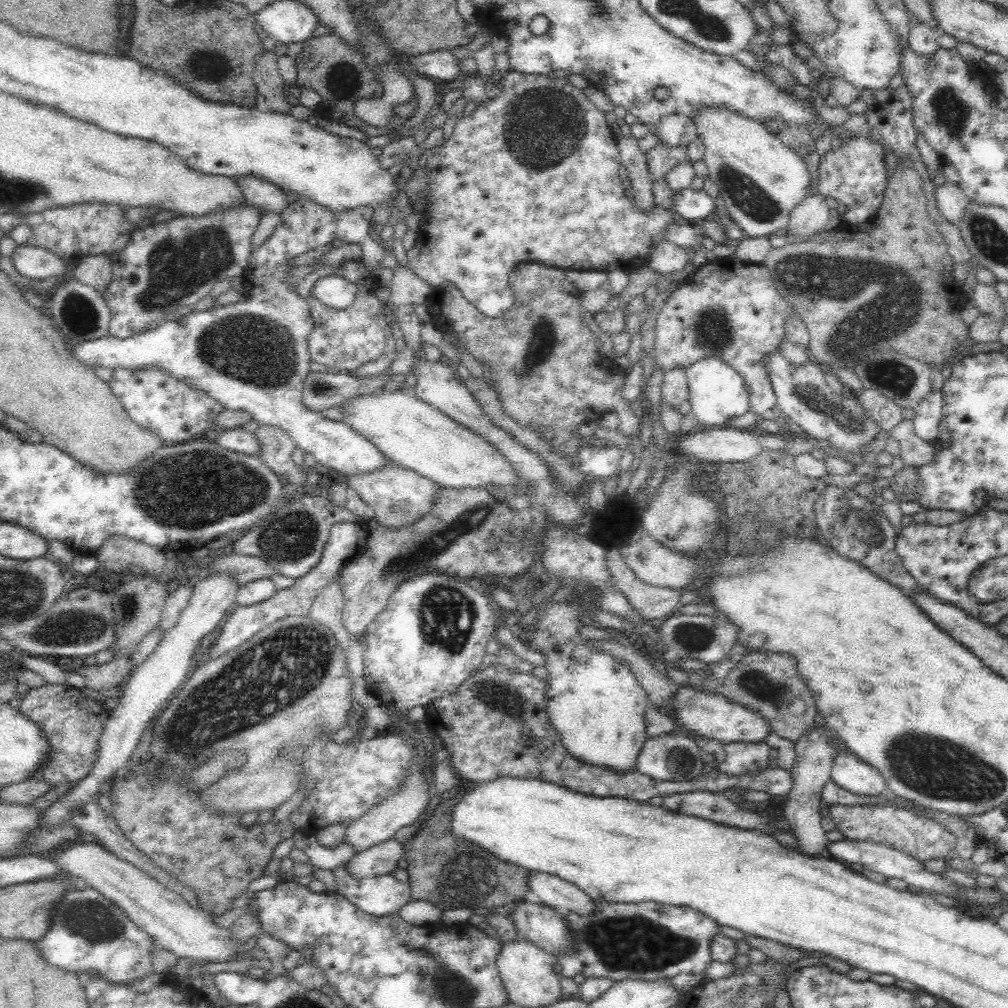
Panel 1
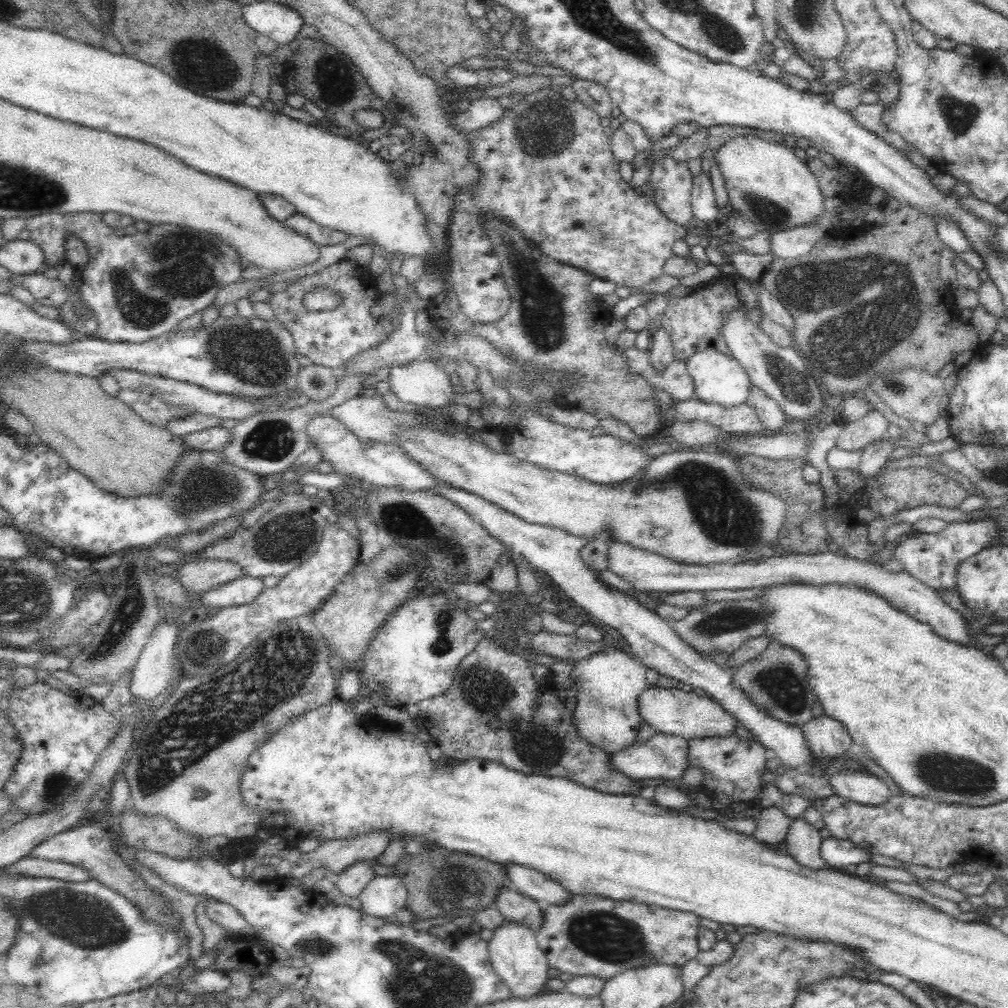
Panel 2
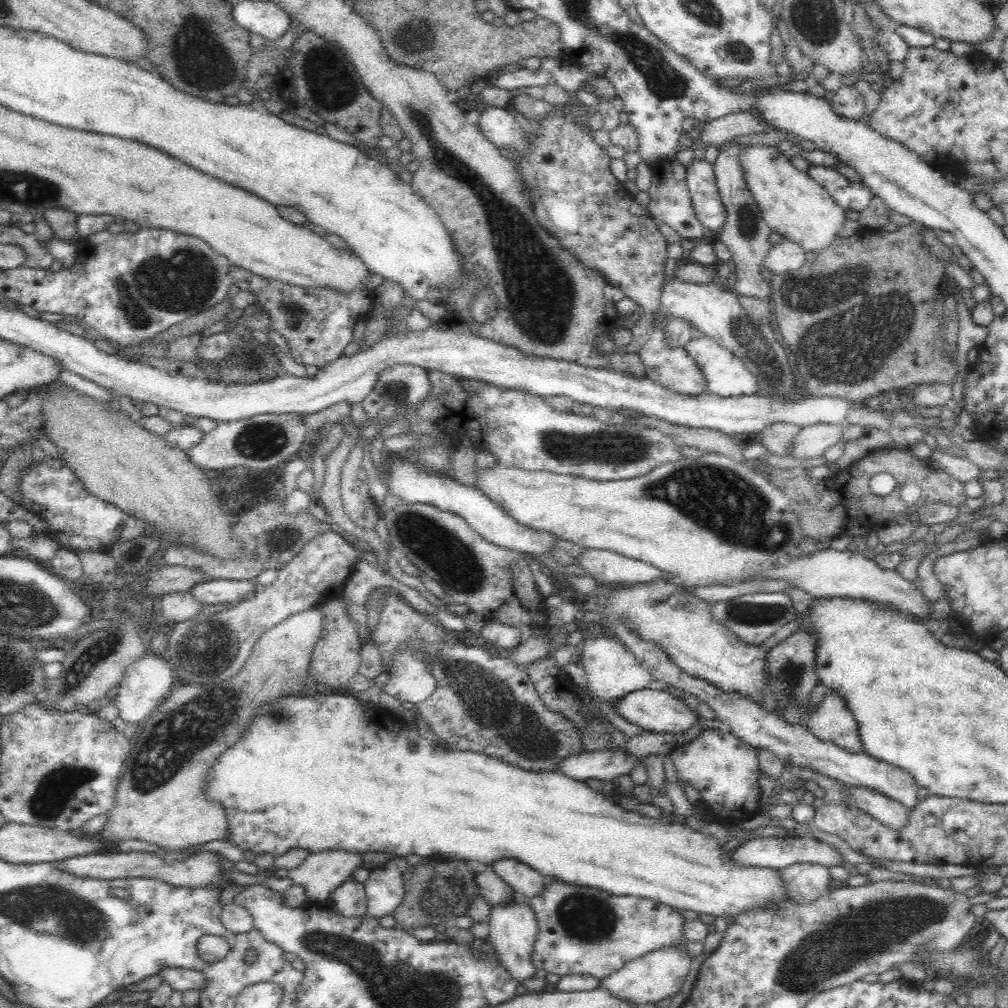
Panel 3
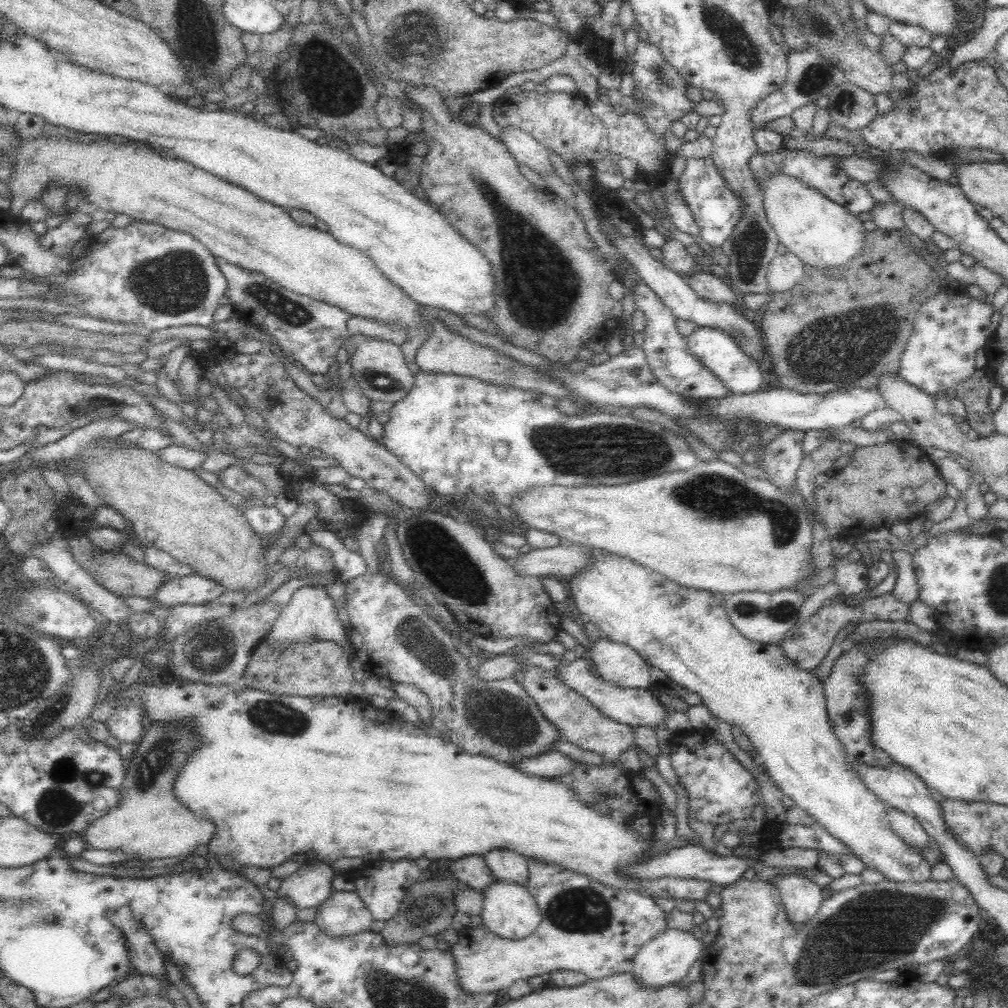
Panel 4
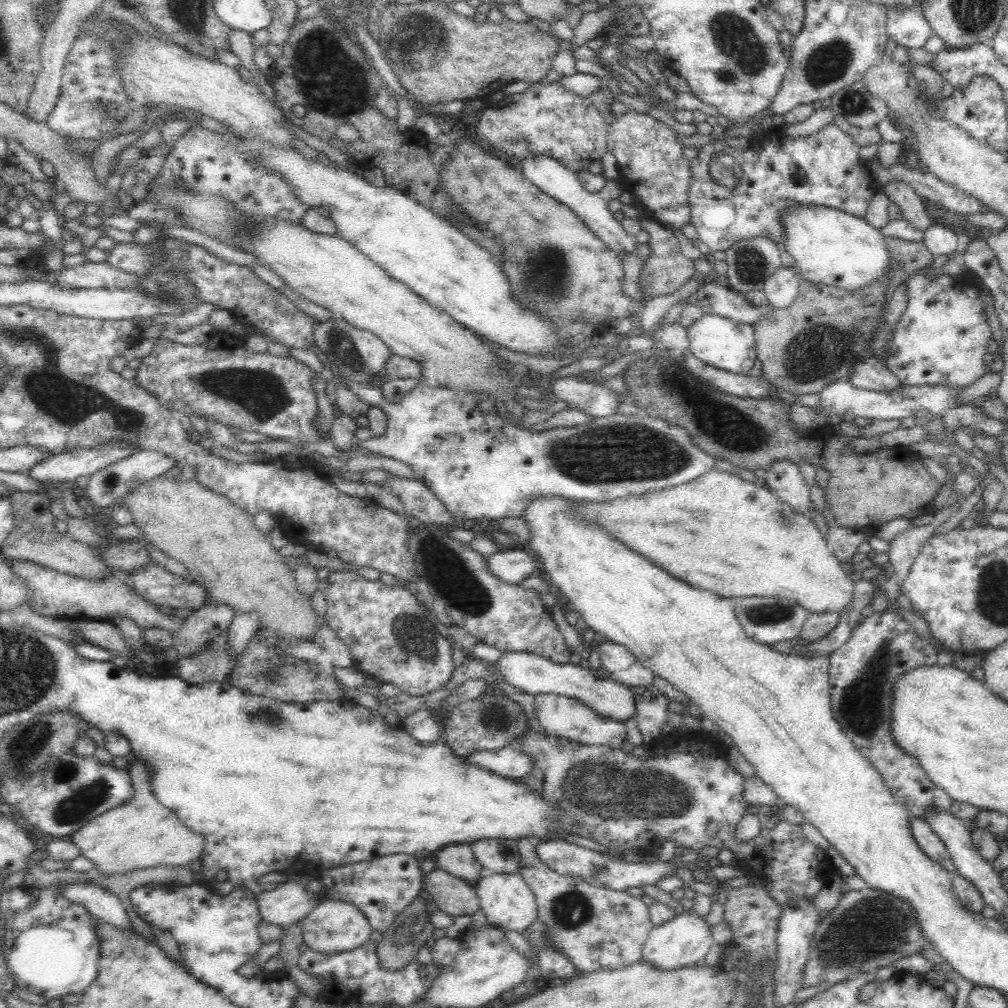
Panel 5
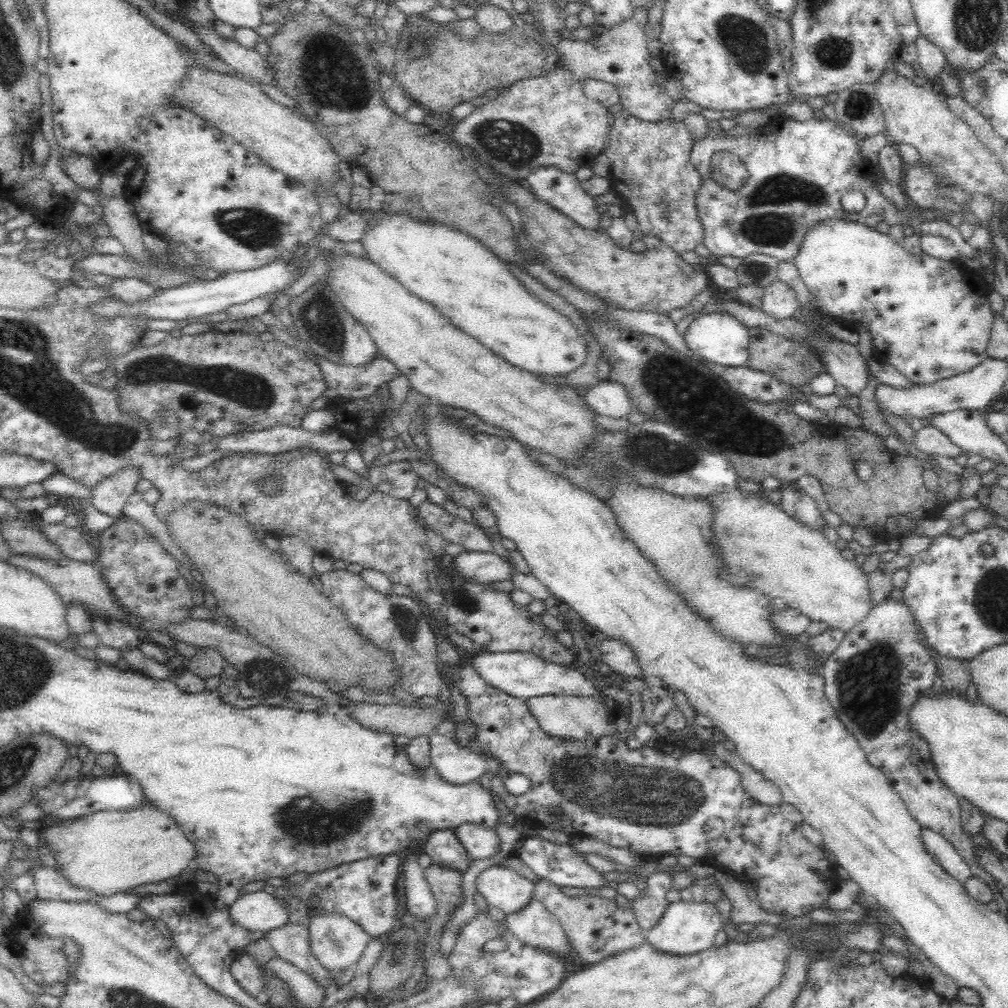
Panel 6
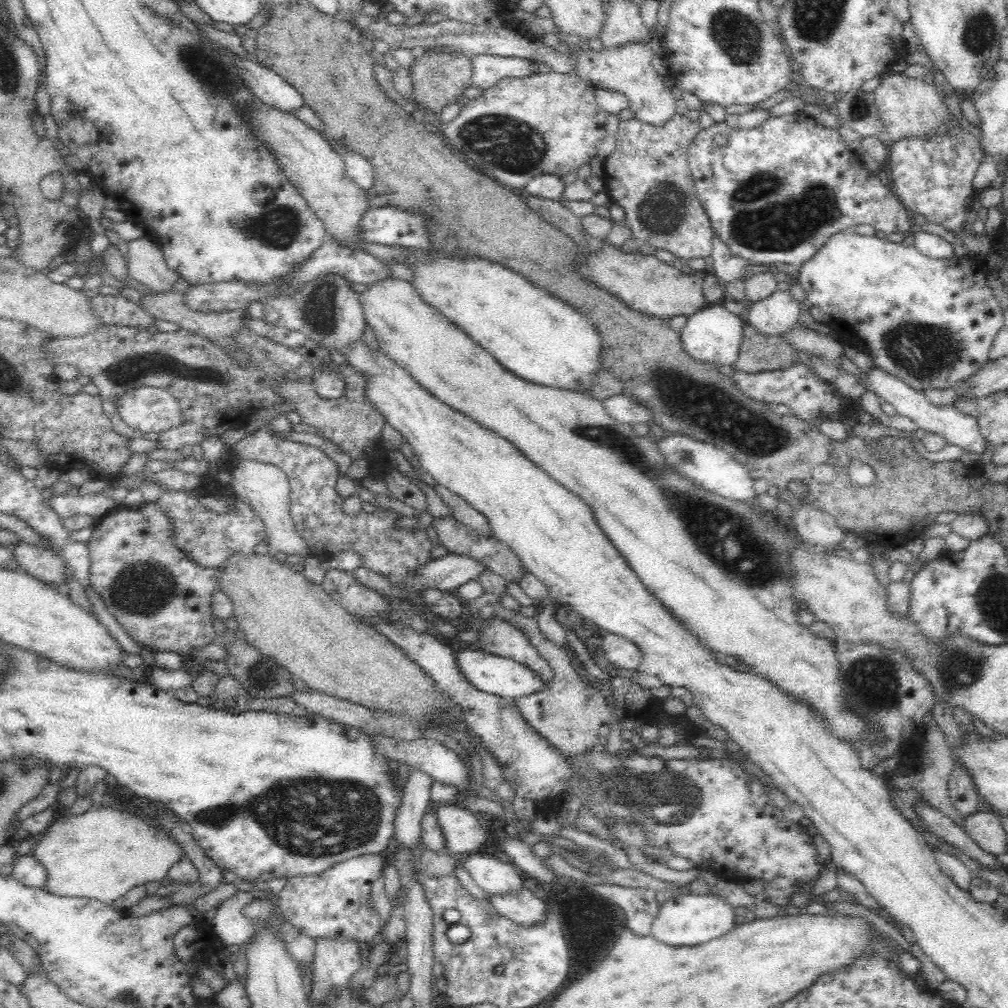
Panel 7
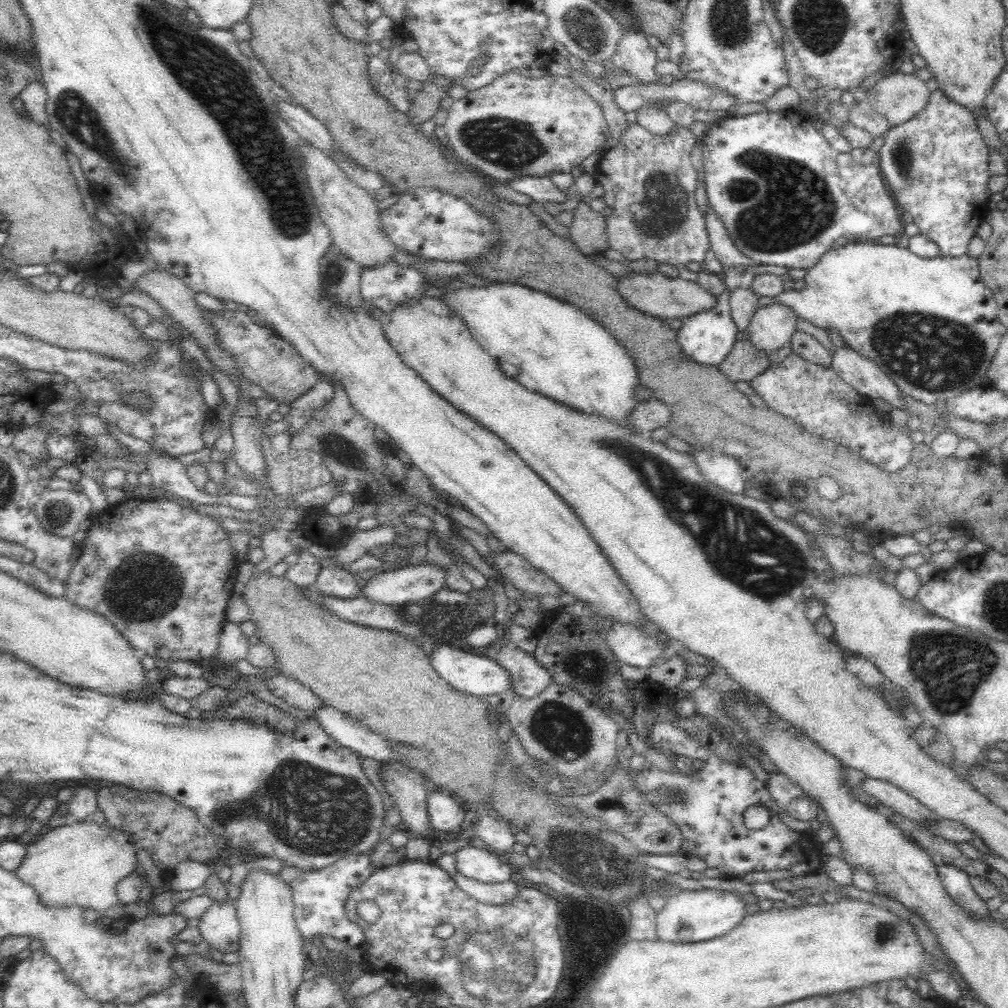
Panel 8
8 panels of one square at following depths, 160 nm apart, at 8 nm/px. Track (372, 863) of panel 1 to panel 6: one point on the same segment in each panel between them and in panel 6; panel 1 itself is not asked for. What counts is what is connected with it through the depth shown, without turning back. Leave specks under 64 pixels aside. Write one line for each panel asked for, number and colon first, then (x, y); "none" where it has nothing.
2: (351, 882)
3: (349, 900)
4: (343, 913)
5: (334, 926)
6: (337, 942)

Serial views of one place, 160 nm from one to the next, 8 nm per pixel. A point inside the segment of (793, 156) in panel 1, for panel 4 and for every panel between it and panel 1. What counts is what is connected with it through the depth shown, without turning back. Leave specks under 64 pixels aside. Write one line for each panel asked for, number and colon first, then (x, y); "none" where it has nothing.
2: (770, 183)
3: (798, 208)
4: (824, 235)

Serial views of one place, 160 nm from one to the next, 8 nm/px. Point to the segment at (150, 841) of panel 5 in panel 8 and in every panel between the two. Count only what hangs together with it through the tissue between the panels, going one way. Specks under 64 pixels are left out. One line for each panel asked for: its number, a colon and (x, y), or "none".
6: (107, 852)
7: (101, 854)
8: (78, 863)

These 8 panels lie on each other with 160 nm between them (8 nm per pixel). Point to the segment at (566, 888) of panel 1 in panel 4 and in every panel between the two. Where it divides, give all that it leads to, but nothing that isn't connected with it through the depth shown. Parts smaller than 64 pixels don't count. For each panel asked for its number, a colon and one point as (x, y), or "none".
2: (543, 889)
3: (525, 881)
4: (505, 864)

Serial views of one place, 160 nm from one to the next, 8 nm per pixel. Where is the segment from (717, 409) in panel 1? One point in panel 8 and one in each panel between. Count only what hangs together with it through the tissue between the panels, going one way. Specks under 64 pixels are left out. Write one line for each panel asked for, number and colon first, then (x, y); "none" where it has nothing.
2: (718, 378)
3: (726, 375)
4: (716, 349)
5: (720, 342)
6: (720, 338)
7: (712, 335)
8: (707, 337)

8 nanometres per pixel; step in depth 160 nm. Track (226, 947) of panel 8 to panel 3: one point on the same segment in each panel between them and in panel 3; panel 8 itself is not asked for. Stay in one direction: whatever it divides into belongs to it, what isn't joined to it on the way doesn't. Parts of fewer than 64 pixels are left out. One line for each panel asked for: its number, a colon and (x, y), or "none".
3: (319, 873)
4: (308, 887)
5: (290, 902)
6: (259, 911)
7: (231, 927)

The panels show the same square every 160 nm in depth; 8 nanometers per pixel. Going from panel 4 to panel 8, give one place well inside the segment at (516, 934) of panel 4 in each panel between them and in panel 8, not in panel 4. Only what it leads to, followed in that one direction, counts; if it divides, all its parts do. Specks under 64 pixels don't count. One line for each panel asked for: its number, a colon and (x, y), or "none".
5: (506, 899)
6: (502, 887)
7: (494, 876)
8: (481, 865)

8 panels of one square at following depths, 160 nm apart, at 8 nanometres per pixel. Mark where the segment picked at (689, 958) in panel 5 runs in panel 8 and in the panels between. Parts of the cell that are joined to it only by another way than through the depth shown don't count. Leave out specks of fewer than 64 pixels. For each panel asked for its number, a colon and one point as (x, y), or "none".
6: (686, 927)
7: (687, 919)
8: (693, 916)

